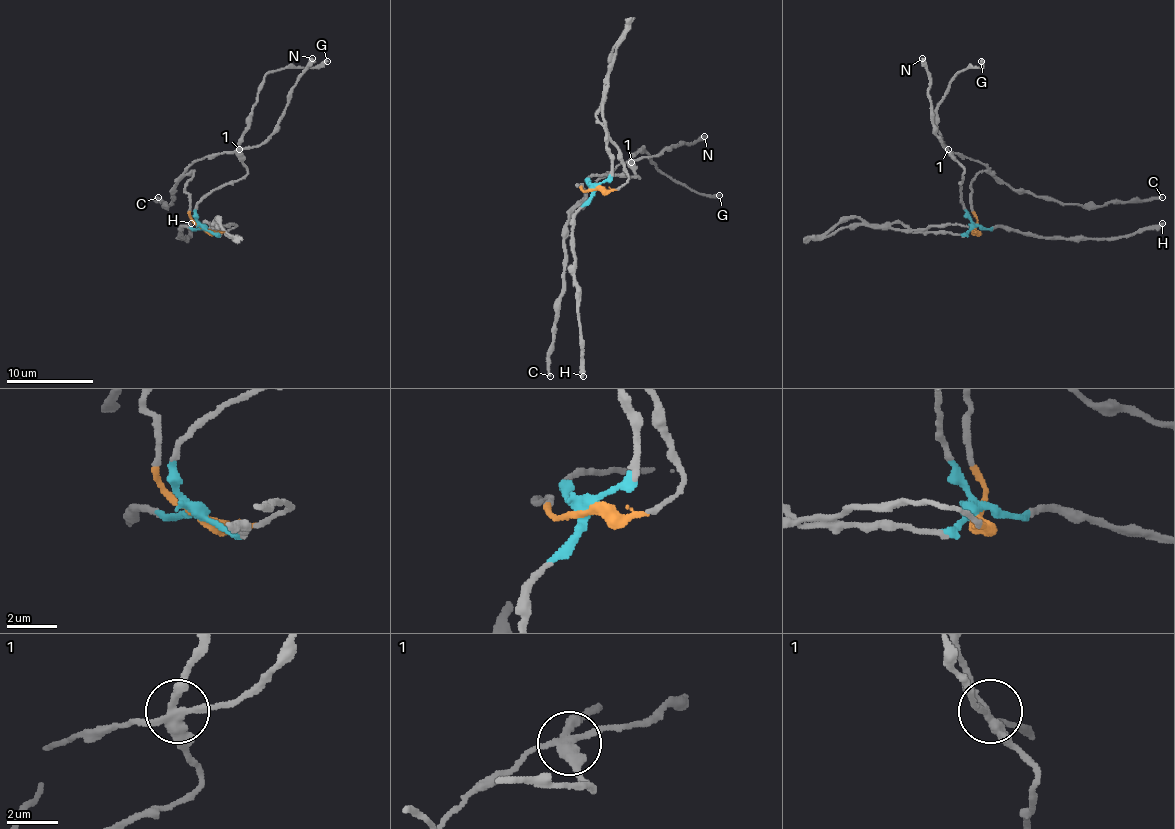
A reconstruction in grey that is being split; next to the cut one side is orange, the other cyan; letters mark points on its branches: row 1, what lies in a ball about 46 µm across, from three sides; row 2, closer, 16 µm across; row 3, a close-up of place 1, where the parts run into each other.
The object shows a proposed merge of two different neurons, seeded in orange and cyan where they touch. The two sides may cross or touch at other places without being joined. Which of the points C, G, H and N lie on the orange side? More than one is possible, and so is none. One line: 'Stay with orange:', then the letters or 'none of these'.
Stay with orange: C, N

